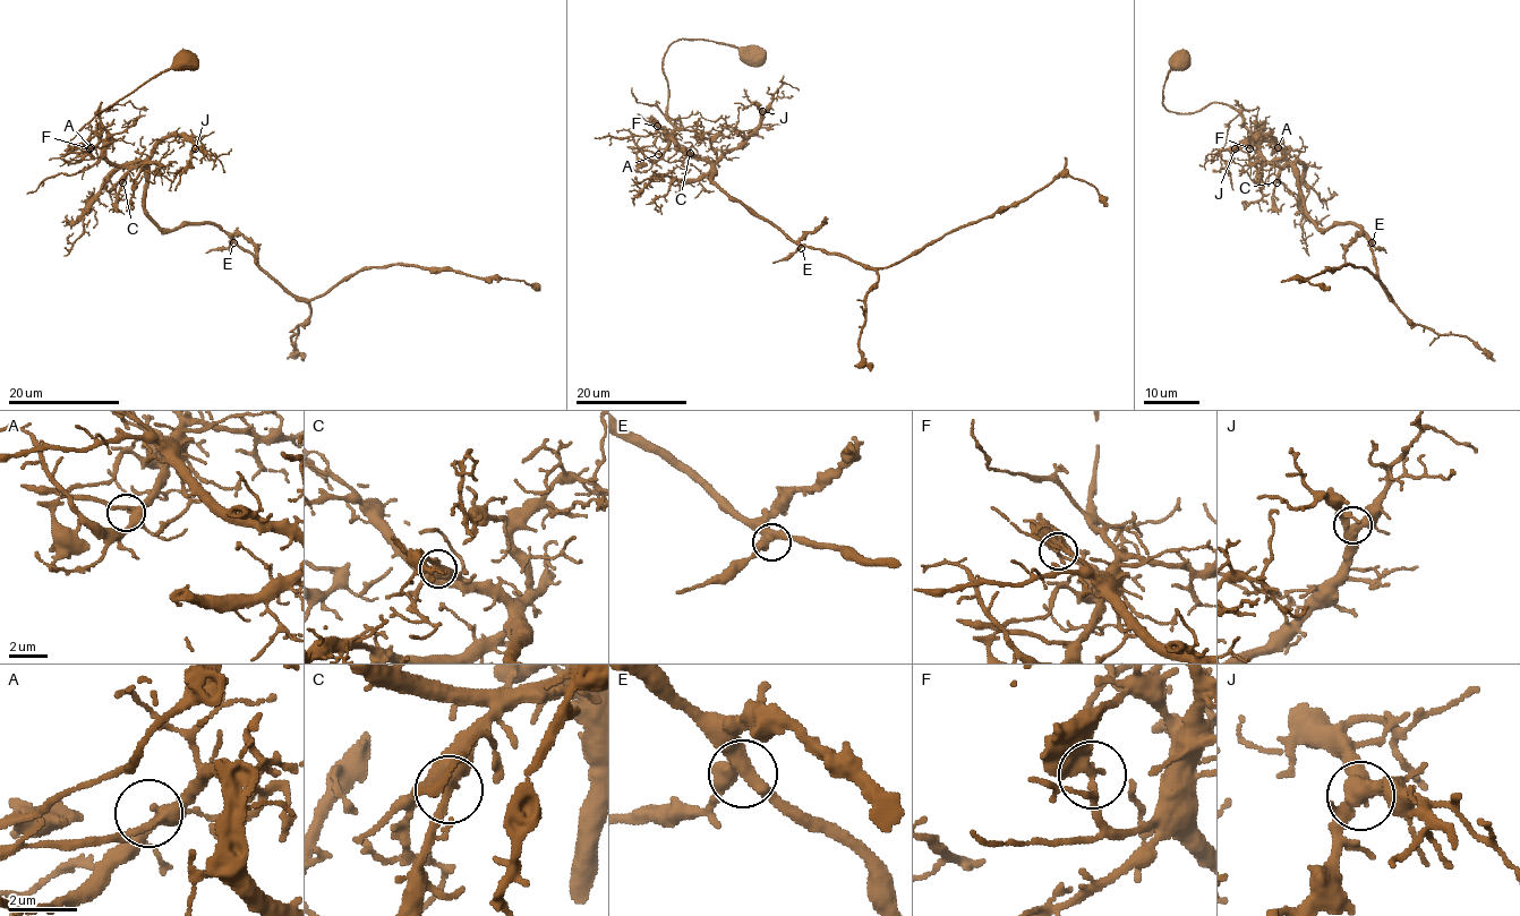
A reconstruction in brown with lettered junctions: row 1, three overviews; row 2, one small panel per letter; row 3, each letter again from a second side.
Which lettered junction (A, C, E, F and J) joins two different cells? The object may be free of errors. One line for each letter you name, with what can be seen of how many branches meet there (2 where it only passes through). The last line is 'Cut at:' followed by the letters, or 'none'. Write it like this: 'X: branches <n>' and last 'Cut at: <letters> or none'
F: branches 3
Cut at: F

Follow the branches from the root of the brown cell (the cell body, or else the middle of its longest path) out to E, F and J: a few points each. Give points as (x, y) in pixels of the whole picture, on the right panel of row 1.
E: (1180, 57), (1164, 82), (1168, 110), (1229, 104), (1257, 152), (1292, 169), (1321, 230), (1356, 224), (1372, 242)
F: (1180, 57), (1168, 71), (1162, 104), (1175, 112), (1229, 104), (1258, 139), (1247, 139), (1250, 148)
J: (1180, 57), (1168, 71), (1162, 104), (1195, 112), (1227, 103), (1257, 152), (1284, 163), (1270, 136), (1235, 148)

